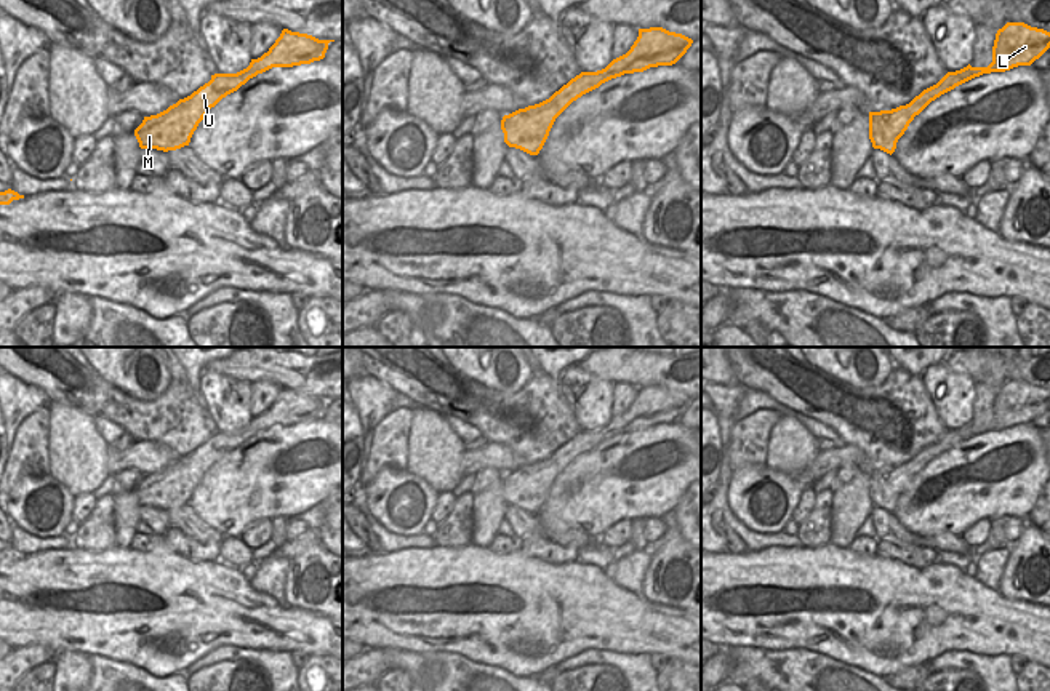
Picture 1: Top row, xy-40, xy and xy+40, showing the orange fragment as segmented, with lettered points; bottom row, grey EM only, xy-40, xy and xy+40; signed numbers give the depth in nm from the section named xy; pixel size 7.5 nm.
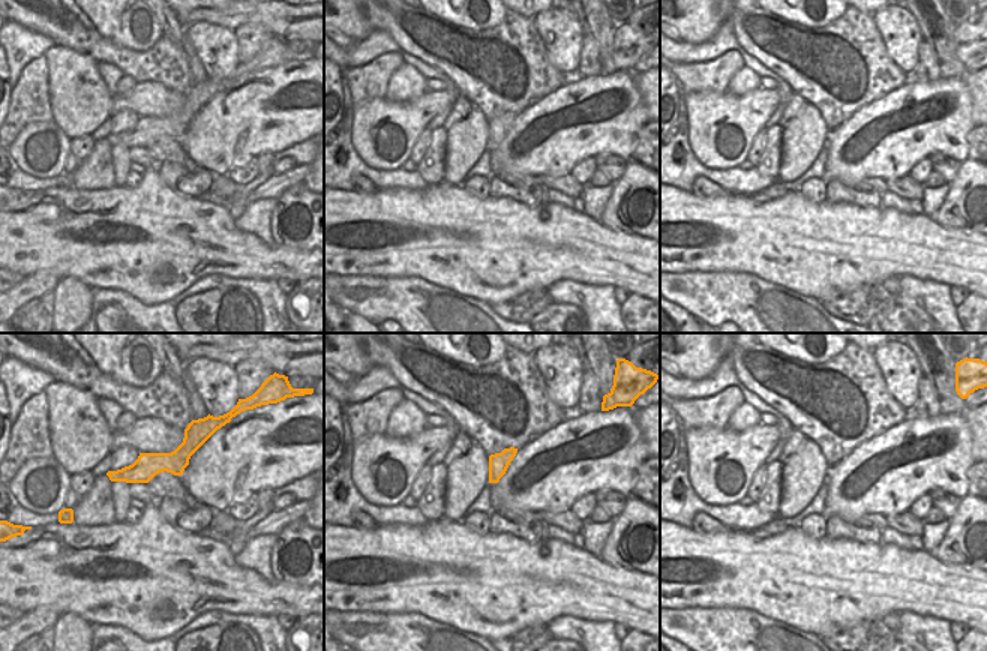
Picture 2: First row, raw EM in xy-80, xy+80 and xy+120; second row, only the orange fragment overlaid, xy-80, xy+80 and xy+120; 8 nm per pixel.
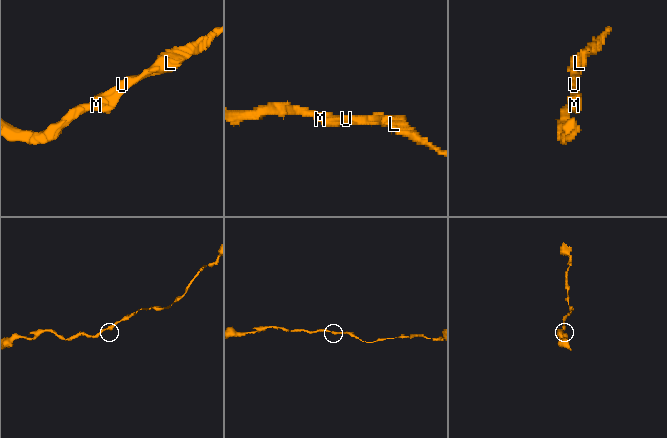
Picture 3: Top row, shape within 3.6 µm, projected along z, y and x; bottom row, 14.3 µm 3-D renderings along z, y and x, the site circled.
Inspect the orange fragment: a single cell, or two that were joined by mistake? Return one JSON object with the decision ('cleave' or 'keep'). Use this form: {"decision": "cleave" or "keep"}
{"decision": "keep"}

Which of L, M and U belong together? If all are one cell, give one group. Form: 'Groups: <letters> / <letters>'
Groups: L M U

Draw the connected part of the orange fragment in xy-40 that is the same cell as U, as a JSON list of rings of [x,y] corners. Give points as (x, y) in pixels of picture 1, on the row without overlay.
[[[283,387],[269,409],[251,417],[246,427],[237,432],[214,432],[190,454],[179,457],[157,473],[144,475],[134,488],[139,505],[168,510],[189,504],[198,481],[222,456],[272,425],[293,425],[323,417],[330,400],[335,398],[319,398]]]

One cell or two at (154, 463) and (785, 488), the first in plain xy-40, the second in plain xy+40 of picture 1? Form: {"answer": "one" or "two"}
{"answer": "one"}

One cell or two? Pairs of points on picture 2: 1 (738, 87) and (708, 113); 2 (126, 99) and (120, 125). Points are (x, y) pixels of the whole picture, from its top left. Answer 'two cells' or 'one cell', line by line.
1: two cells
2: two cells

